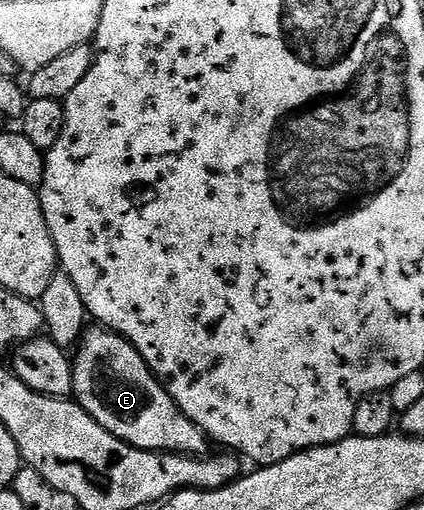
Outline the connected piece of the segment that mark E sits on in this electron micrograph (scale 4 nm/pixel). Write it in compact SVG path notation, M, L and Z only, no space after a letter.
M88 327L74 349L72 397L110 435L139 449L181 455L209 452L208 436L170 399L160 380L146 367L142 355L125 337L110 329Z

